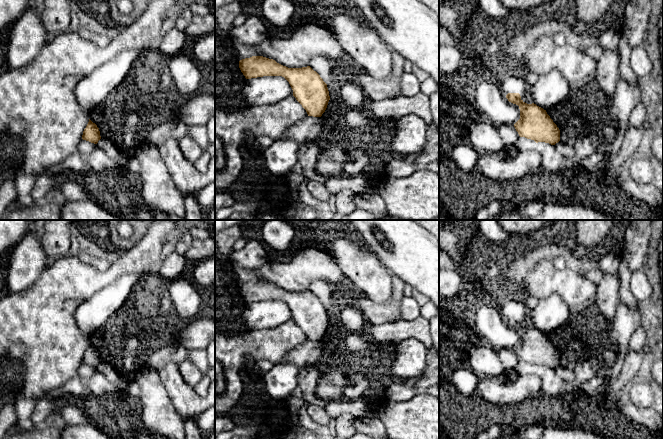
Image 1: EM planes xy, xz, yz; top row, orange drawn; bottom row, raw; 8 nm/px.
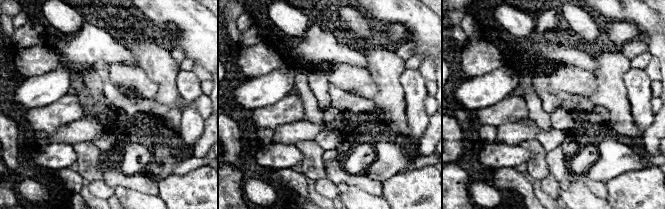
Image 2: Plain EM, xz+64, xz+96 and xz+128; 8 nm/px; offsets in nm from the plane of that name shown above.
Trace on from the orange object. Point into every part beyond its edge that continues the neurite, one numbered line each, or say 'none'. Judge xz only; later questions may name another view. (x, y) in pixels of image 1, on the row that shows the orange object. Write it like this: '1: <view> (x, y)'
none

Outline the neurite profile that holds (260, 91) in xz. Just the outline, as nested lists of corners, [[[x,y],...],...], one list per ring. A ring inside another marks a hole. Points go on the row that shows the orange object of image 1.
[[[263,76],[247,79],[242,87],[242,95],[248,106],[264,106],[293,95],[293,90],[282,76]]]

